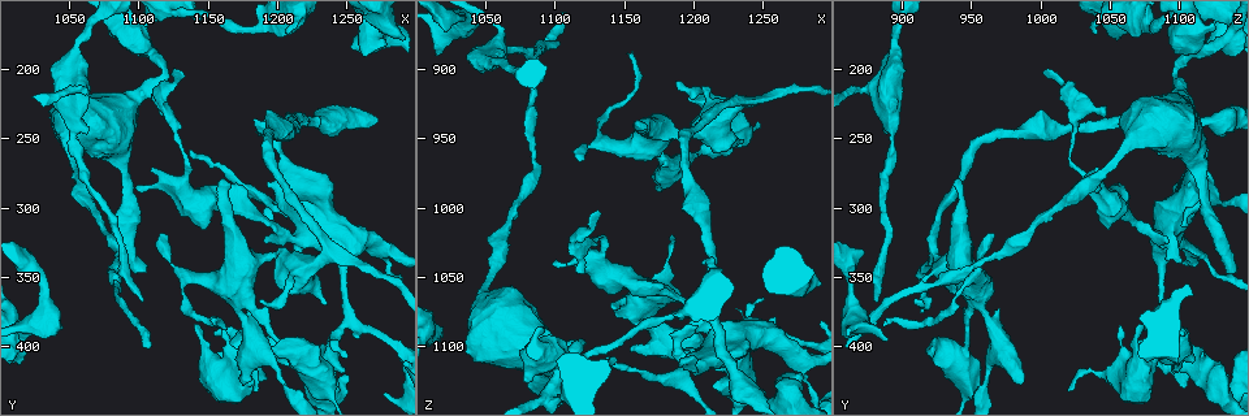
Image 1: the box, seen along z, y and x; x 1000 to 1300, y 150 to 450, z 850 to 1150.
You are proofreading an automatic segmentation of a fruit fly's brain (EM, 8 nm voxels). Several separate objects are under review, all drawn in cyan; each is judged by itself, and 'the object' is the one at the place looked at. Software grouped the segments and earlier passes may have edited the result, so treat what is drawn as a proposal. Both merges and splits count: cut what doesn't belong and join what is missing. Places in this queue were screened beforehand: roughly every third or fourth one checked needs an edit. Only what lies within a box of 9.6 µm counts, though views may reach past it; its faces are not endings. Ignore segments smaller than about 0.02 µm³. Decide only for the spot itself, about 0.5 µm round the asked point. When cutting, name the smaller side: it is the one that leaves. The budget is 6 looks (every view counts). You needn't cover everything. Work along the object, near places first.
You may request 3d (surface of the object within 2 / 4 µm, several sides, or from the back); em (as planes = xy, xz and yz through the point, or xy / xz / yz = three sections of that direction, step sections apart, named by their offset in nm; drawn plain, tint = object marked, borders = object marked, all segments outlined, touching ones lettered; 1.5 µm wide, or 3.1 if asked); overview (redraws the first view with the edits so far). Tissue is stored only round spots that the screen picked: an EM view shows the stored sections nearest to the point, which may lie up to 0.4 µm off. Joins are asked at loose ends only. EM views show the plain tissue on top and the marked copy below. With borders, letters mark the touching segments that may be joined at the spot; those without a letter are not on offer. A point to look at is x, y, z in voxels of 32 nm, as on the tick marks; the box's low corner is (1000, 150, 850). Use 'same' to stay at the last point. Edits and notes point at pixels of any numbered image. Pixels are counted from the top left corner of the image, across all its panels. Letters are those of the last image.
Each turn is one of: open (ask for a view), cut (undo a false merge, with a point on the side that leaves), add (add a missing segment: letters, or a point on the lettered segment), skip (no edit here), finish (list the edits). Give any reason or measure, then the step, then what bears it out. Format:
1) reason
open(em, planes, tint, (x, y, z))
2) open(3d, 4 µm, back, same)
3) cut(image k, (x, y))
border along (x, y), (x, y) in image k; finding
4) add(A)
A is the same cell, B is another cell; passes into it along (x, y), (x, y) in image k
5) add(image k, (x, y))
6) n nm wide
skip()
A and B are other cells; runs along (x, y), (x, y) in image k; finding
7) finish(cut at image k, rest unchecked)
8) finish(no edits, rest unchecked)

free end
open(em, planes, borders, (1160, 280, 940))

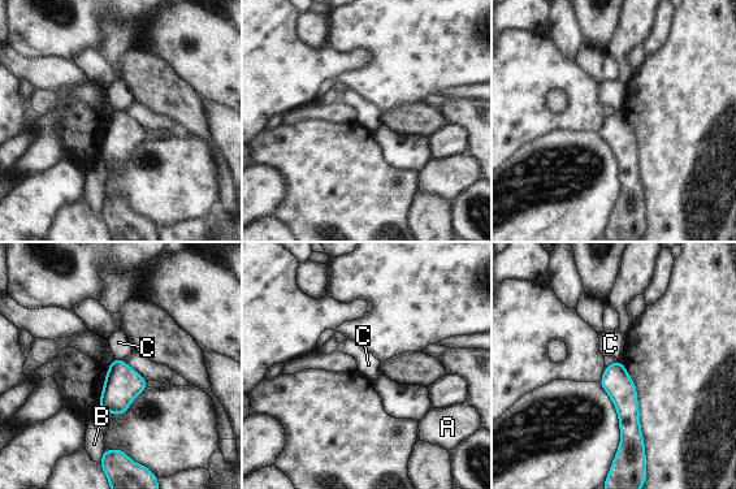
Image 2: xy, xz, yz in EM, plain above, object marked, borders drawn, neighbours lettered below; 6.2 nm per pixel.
skip()
A, B and C are other cells; border along (116, 358), (121, 359) in image 2; no lettered segment goes on from it

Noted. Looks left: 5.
side arm on a straight run
open(3d, 4 µm, (1190, 336, 950))

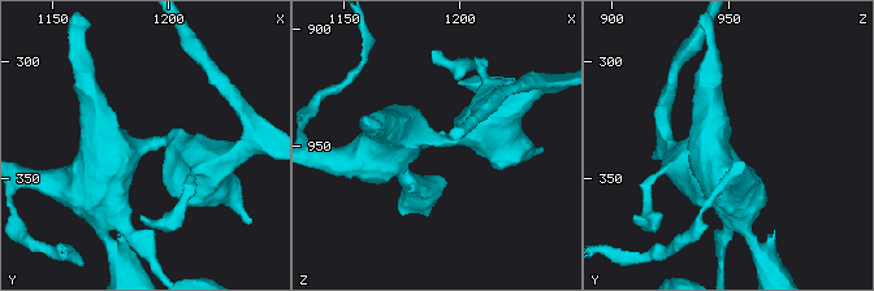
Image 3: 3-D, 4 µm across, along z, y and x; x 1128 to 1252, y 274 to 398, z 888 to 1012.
3 arms; arms of 500, 550, 650 nm; now the EM
open(em, yz, step 4, borders, (1189, 336, 948))

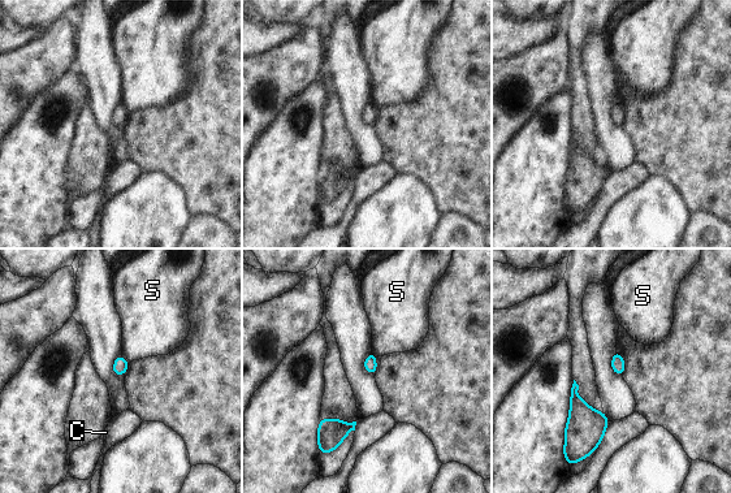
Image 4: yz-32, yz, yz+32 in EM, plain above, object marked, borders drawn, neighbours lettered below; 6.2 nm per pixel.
open(em, planes, borders, same)

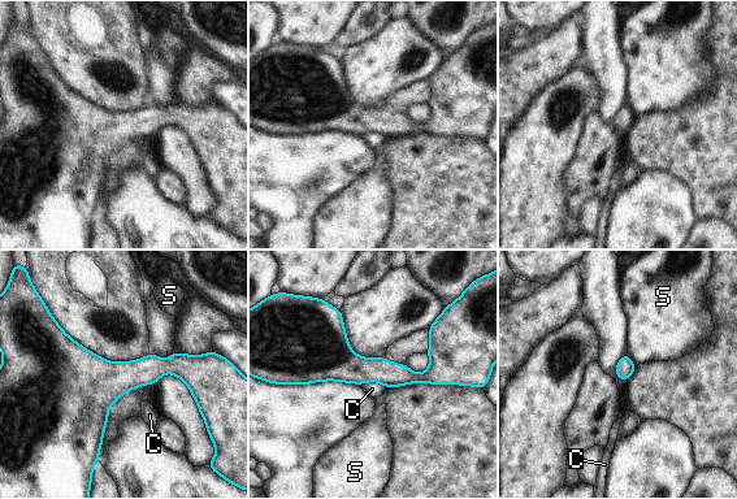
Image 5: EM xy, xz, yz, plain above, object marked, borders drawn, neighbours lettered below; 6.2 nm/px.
skip()
C and S are other cells; runs along (295, 368), (381, 369), (451, 381) in image 5; one cell here

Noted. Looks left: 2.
free end
open(em, planes, borders, (1130, 202, 1004))

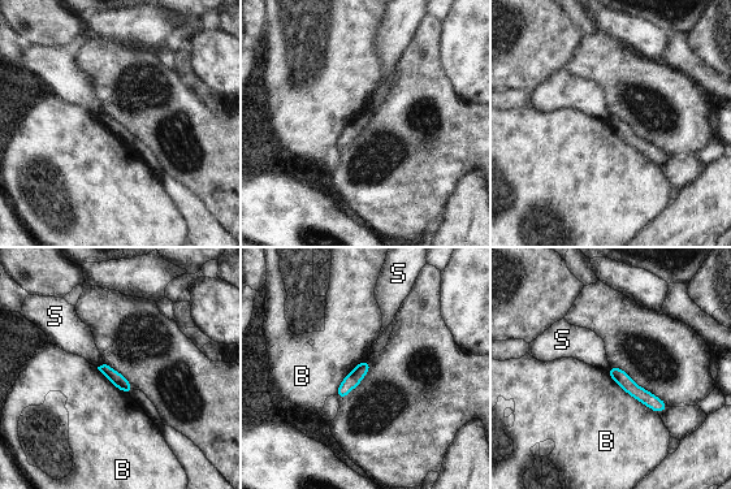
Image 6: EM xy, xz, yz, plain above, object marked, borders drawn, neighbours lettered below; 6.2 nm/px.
skip()
B and S are other cells; none of them fits

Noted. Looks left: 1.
finish(no edits, rest unchecked)

